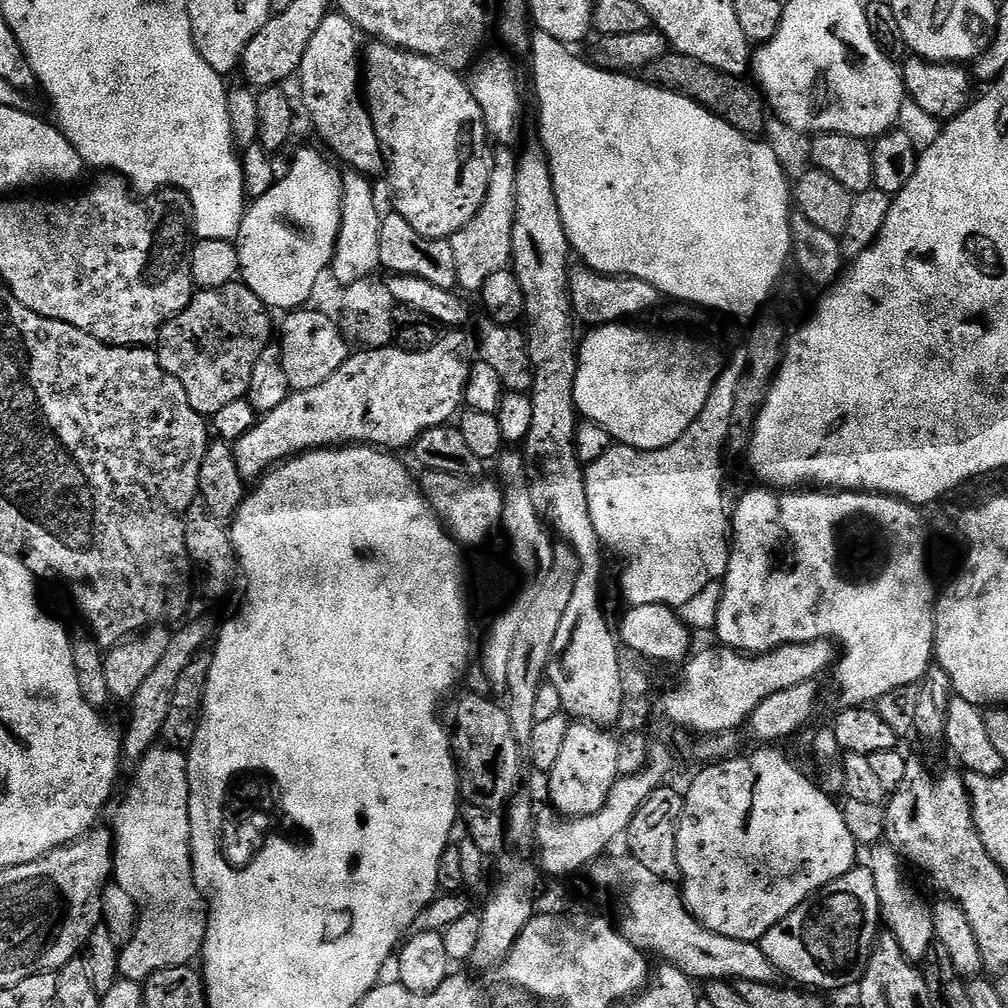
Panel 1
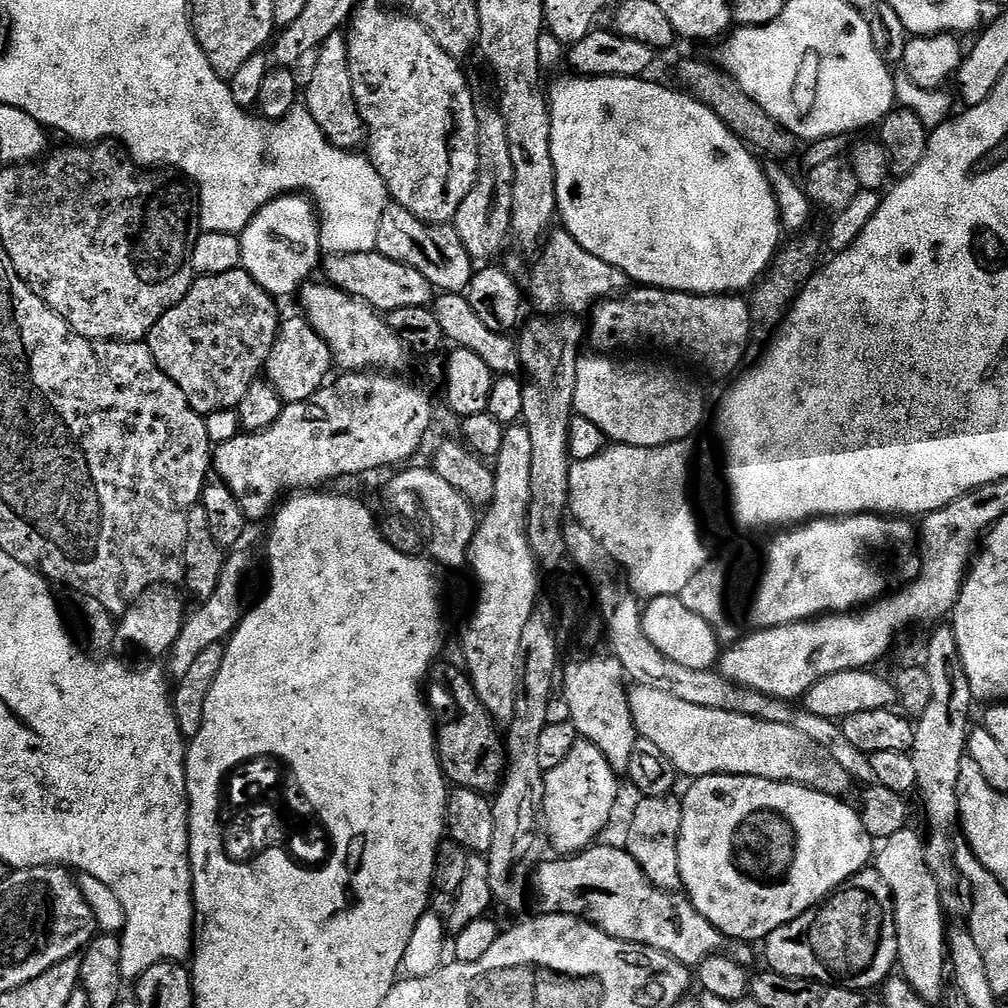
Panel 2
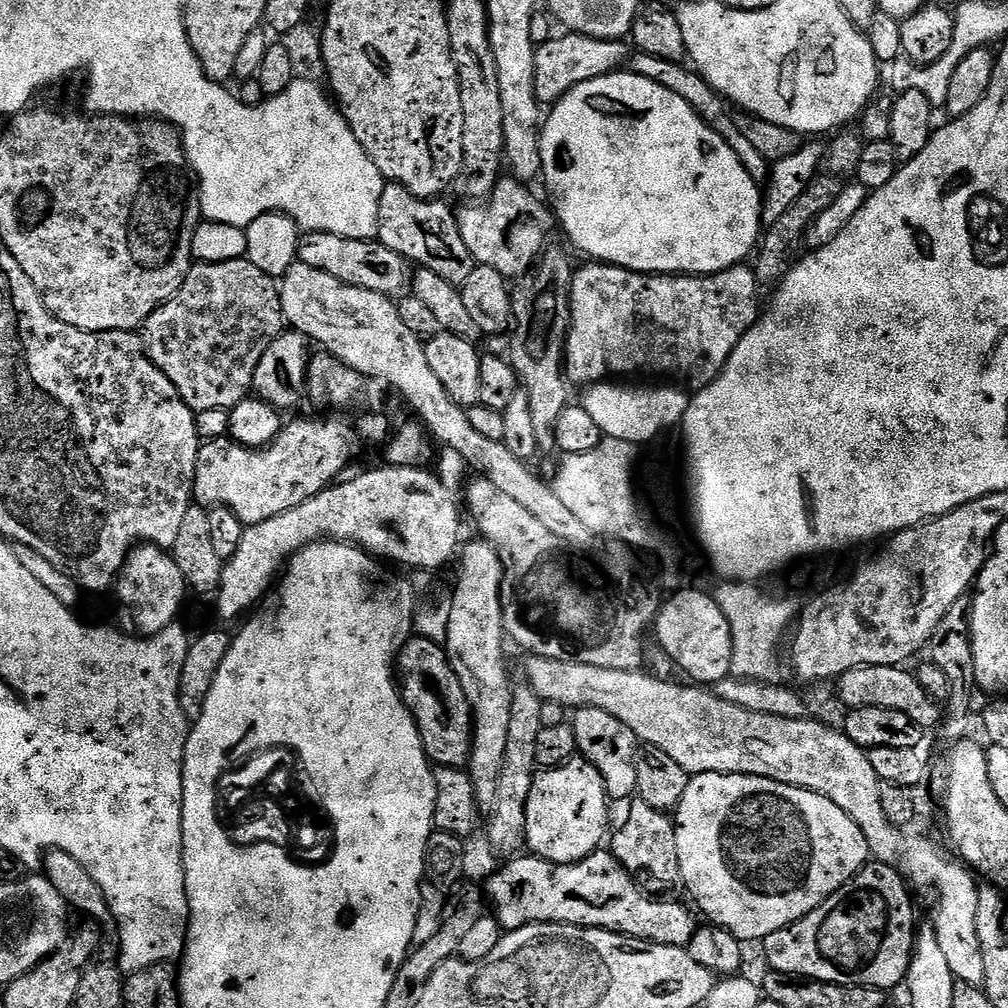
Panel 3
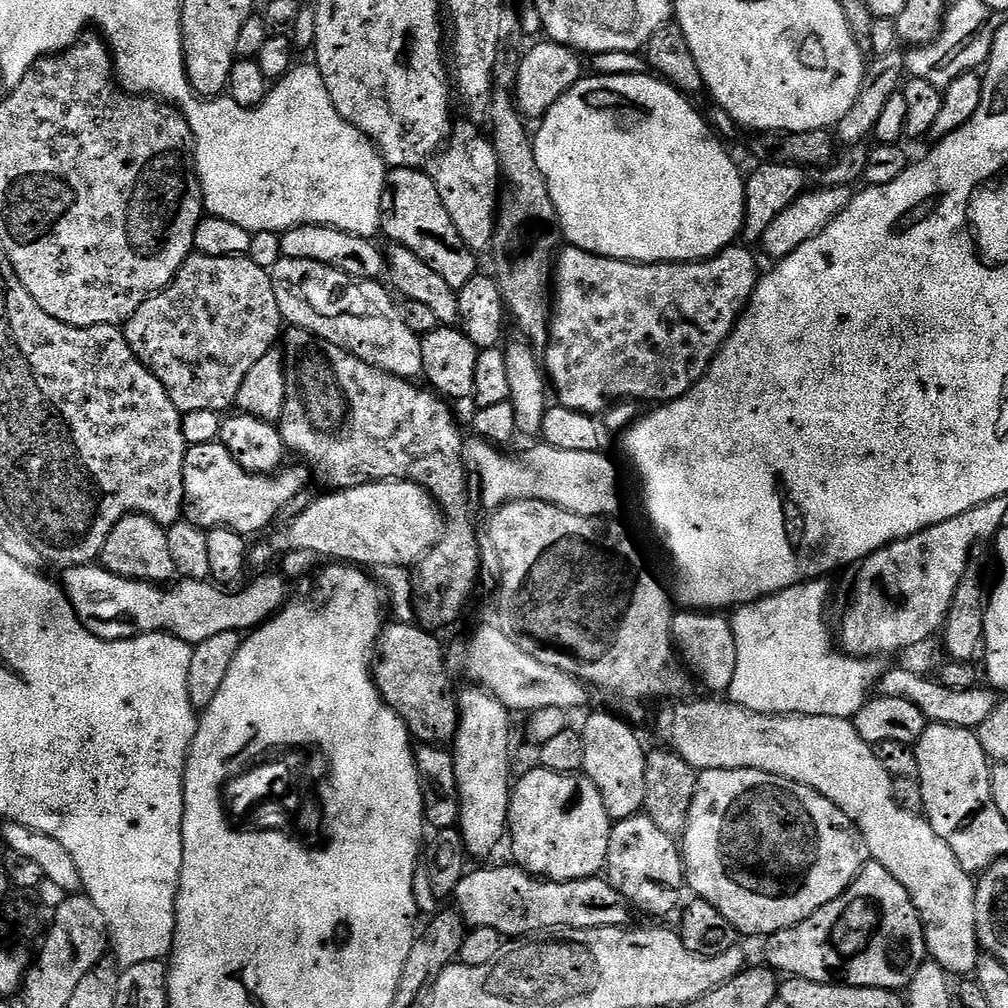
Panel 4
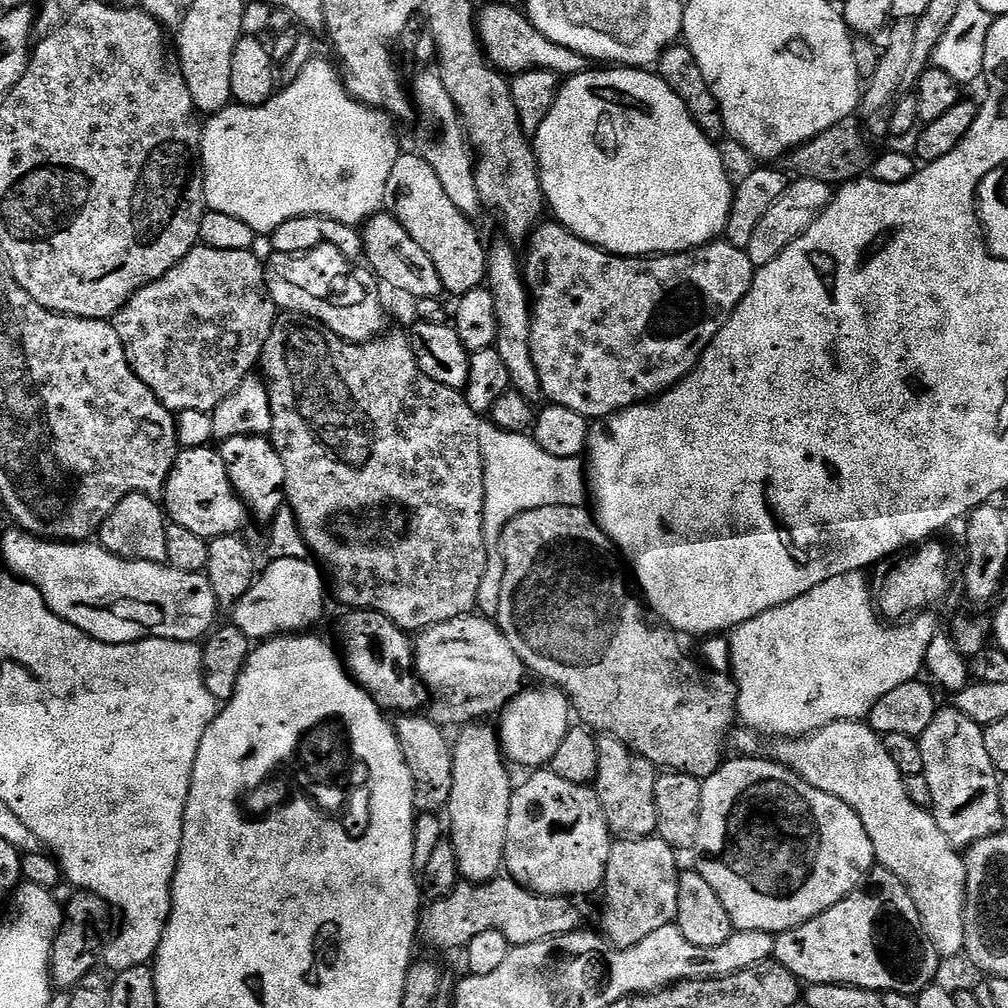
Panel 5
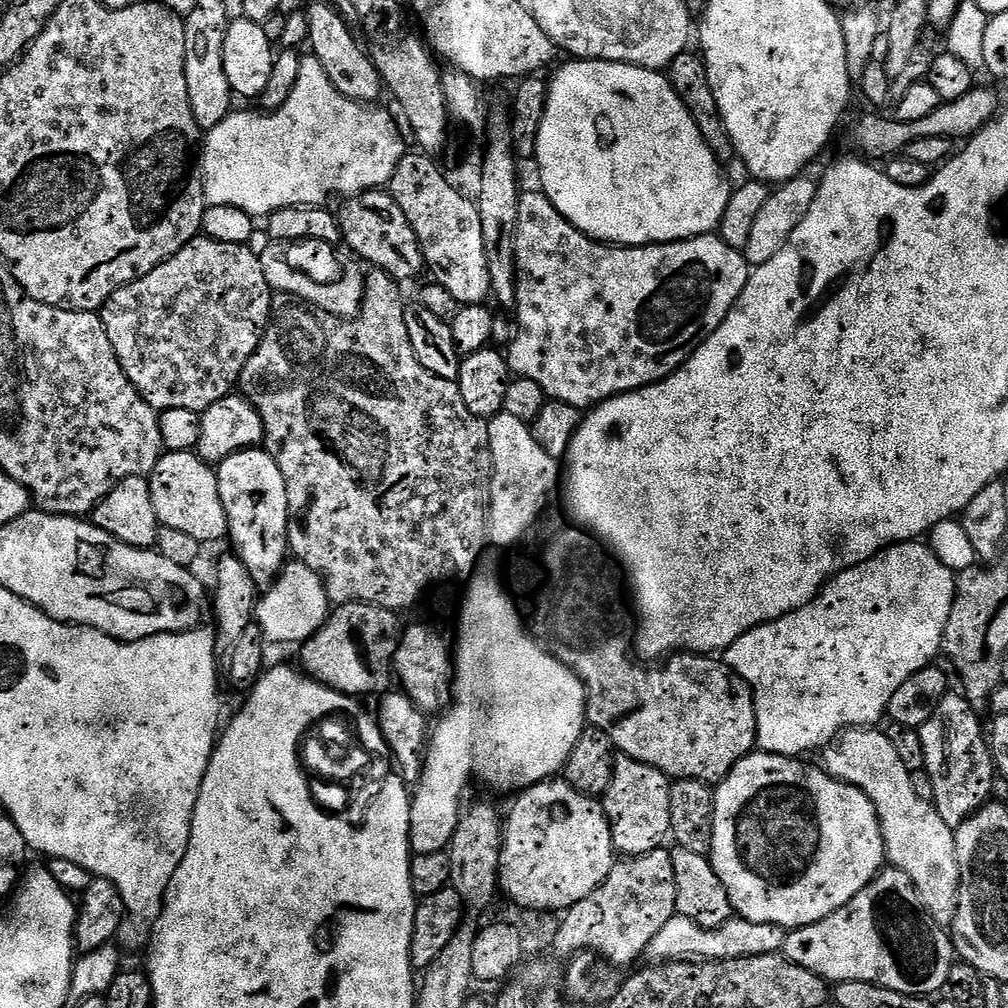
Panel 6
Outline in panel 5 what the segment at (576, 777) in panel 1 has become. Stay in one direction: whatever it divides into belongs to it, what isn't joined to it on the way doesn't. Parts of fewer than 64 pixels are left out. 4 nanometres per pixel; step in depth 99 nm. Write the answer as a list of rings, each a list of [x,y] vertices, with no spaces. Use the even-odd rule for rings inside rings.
[[[536,770],[529,780],[515,785],[510,798],[510,826],[506,826],[504,868],[507,875],[524,888],[539,896],[567,896],[581,898],[591,892],[599,893],[604,887],[606,866],[614,843],[602,806],[596,797],[595,787],[566,782],[550,770]]]

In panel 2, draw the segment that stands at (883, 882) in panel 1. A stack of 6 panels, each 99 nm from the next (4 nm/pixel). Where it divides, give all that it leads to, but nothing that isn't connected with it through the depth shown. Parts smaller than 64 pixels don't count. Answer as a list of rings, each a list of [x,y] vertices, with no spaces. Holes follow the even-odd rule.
[[[905,827],[881,843],[874,858],[874,868],[891,891],[892,904],[895,906],[899,956],[897,965],[911,988],[929,1006],[934,1006],[942,996],[944,976],[946,980],[946,913],[941,906],[938,884],[926,866],[924,845],[921,835],[919,837],[912,828]]]

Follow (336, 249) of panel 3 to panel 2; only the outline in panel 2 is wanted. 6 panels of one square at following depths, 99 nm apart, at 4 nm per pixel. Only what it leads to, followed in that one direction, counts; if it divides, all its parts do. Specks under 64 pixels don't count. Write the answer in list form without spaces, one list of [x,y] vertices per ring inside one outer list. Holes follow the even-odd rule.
[[[380,252],[366,254],[325,255],[322,260],[323,279],[335,288],[341,288],[350,296],[361,299],[381,314],[389,314],[407,307],[427,308],[433,303],[434,289],[432,283],[414,266],[406,266],[402,262],[394,262],[394,258],[386,258]]]

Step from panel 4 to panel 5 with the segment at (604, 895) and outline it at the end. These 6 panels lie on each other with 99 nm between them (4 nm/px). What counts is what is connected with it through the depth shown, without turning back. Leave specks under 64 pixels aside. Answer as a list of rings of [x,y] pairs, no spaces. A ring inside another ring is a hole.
[[[497,878],[489,884],[470,884],[461,882],[457,884],[449,896],[441,896],[431,901],[432,905],[423,909],[418,921],[418,936],[432,948],[441,948],[444,952],[452,952],[455,948],[467,949],[478,934],[486,934],[486,930],[498,930],[502,938],[508,940],[512,946],[530,946],[530,942],[542,942],[550,938],[565,936],[577,931],[584,920],[584,912],[579,908],[575,899],[567,896],[539,896],[524,888],[511,878]]]

